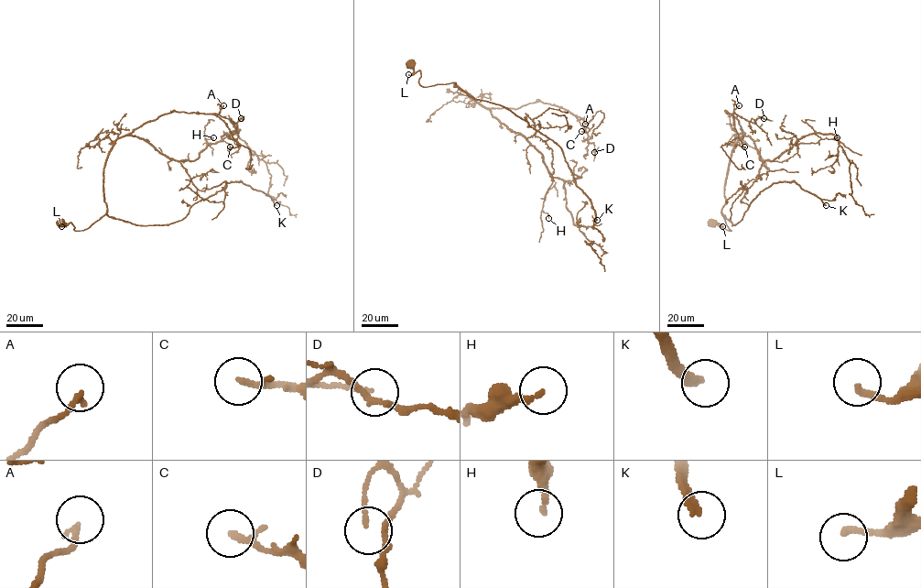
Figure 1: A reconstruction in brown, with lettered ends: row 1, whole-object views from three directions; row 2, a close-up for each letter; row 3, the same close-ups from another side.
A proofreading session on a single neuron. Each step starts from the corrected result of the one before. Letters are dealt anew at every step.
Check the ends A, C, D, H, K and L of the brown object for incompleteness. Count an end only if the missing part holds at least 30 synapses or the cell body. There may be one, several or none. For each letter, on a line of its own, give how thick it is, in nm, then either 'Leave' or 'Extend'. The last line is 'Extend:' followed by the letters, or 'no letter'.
A: Thickness 150 nm. Leave
C: Thickness 220 nm. Leave
D: Thickness 120 nm. Leave
H: Thickness 180 nm. Leave
K: Thickness 240 nm. Extend
L: Thickness 200 nm. Leave
Extend: K

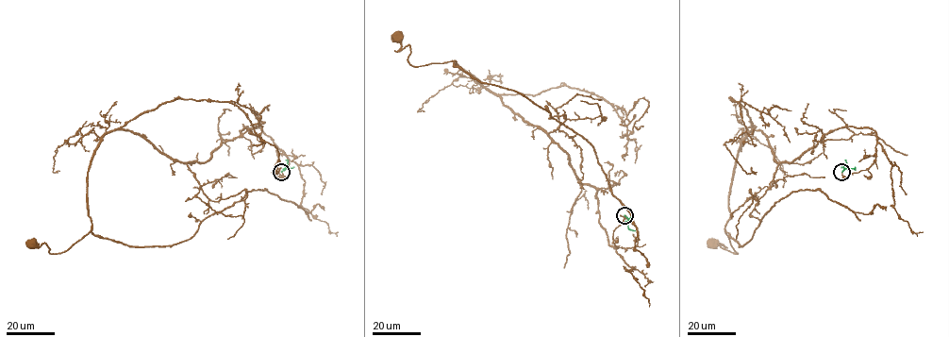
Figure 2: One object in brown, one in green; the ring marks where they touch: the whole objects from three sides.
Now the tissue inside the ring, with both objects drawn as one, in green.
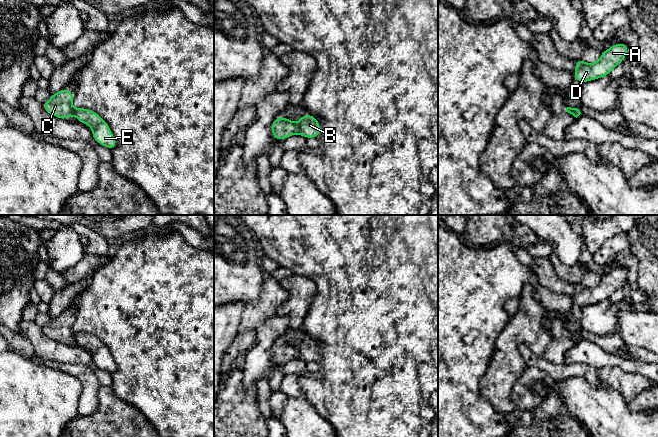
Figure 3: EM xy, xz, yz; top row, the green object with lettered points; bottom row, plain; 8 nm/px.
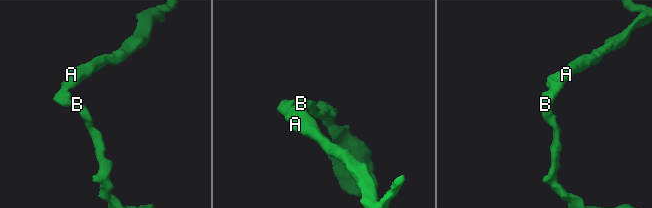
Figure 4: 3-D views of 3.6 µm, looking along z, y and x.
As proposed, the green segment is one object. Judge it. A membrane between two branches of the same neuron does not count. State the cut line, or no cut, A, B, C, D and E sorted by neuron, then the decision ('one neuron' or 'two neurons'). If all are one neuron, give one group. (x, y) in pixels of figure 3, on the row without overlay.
cut xz (296, 347), (298, 356); groups A C D / B E; two neurons

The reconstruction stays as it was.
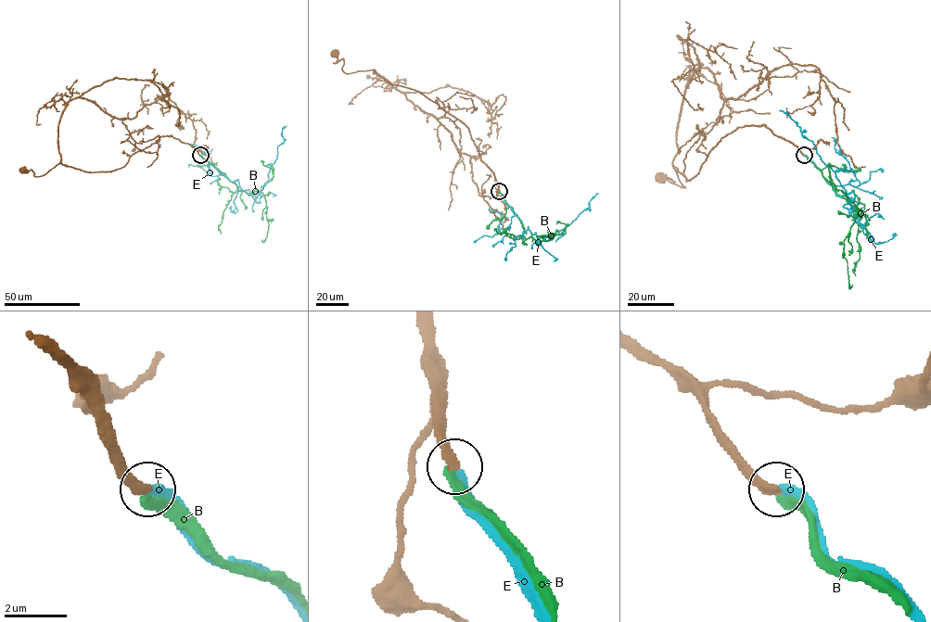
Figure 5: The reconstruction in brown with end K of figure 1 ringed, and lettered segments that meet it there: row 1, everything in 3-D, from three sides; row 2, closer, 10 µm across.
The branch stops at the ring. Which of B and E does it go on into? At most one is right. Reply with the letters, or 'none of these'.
E

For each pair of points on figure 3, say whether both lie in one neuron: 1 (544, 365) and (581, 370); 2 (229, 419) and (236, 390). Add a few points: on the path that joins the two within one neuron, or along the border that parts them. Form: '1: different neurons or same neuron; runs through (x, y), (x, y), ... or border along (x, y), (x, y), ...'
1: same neuron; runs through (553, 370), (572, 370)
2: same neuron; runs through (234, 412), (234, 397)

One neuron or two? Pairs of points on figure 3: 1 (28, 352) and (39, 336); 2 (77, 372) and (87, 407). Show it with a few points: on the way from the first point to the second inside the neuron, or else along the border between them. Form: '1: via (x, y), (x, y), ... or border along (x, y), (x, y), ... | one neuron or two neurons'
1: border along (19, 330), (32, 345), (34, 353) | two neurons
2: via (86, 381), (87, 398) | one neuron

